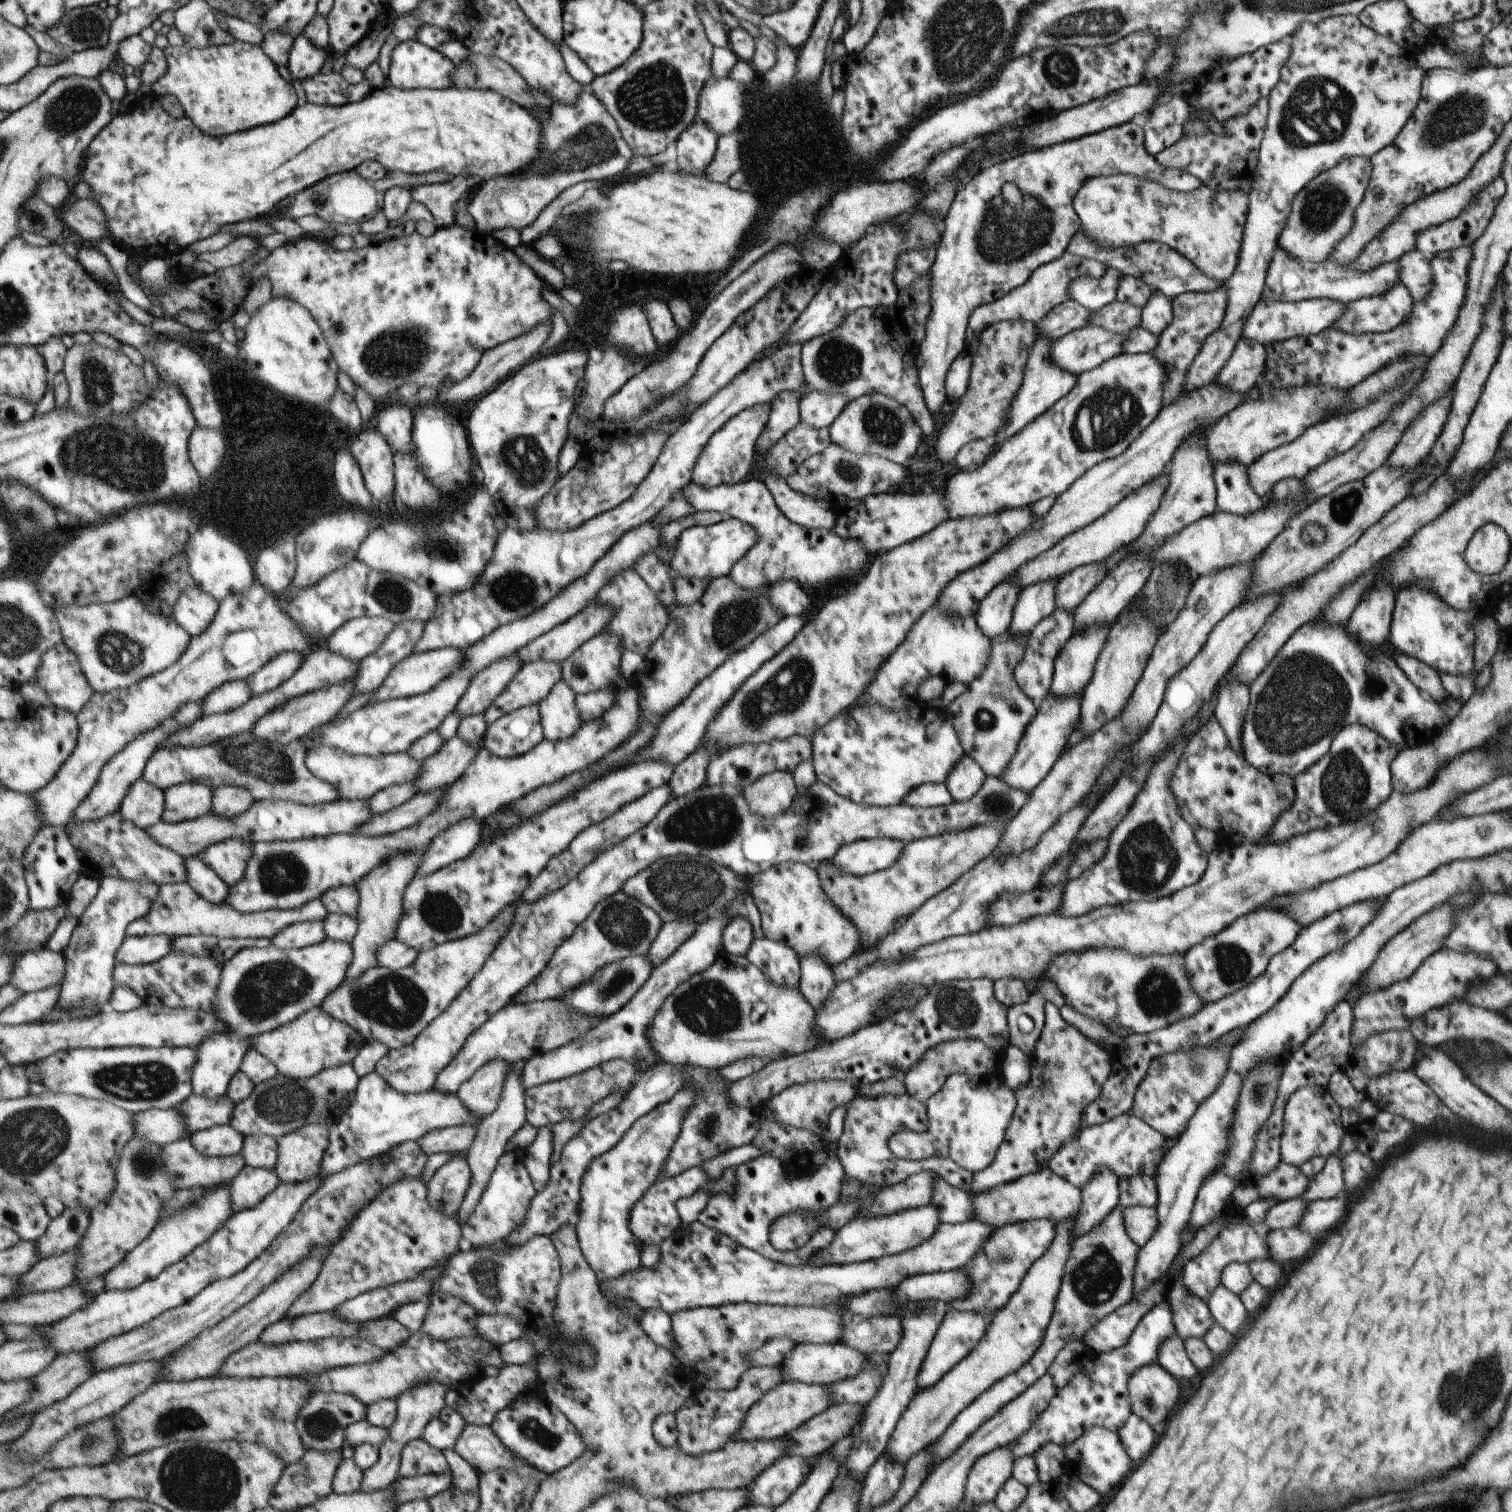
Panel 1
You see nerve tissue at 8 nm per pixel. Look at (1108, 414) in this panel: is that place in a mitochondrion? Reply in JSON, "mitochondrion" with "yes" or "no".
{"mitochondrion":"yes"}

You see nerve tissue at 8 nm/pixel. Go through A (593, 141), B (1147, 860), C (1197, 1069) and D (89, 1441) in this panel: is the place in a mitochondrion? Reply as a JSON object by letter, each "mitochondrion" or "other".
{"A":"mitochondrion","B":"mitochondrion","C":"mitochondrion","D":"mitochondrion"}

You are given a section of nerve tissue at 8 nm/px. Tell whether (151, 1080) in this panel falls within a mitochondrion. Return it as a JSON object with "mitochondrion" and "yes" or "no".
{"mitochondrion":"yes"}

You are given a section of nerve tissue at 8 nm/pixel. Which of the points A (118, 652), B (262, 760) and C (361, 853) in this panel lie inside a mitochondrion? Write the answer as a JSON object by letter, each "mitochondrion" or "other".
{"A":"mitochondrion","B":"mitochondrion","C":"other"}

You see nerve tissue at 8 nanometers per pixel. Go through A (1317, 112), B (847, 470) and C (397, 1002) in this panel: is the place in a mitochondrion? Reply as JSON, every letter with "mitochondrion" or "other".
{"A":"mitochondrion","B":"mitochondrion","C":"mitochondrion"}

